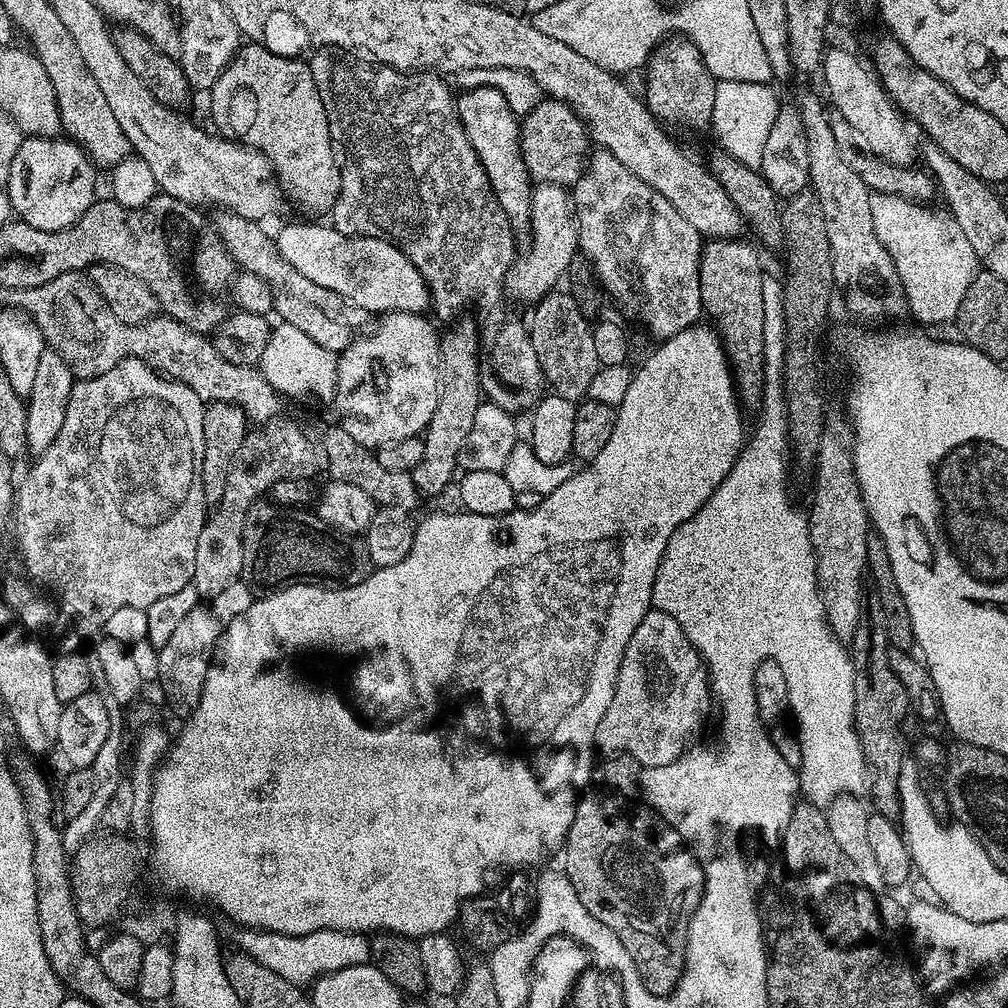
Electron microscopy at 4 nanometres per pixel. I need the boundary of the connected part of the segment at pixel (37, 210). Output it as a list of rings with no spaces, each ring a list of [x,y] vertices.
[[[24,138],[11,153],[6,197],[11,211],[23,223],[47,232],[68,228],[94,203],[92,171],[94,165],[79,144],[68,138]]]

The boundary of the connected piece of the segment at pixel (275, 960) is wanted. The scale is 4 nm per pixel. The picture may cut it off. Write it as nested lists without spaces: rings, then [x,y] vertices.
[[[240,930],[235,947],[244,955],[254,958],[259,964],[272,968],[274,974],[286,978],[292,984],[303,985],[303,980],[312,982],[327,972],[340,971],[346,967],[369,963],[369,943],[358,932],[342,930],[318,930],[305,936],[283,936],[263,930]]]

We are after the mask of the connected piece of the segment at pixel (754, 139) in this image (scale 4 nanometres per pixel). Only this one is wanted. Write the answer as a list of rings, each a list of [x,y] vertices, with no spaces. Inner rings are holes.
[[[721,80],[716,85],[714,94],[713,118],[711,124],[718,124],[714,134],[722,134],[722,142],[726,142],[725,152],[734,150],[734,154],[748,158],[750,166],[754,166],[754,158],[763,158],[763,148],[766,146],[767,135],[774,126],[776,113],[781,109],[781,101],[776,101],[776,96],[771,92],[768,84],[751,84],[742,81]]]

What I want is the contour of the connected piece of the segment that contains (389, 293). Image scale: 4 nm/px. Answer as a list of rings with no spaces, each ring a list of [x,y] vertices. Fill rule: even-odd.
[[[288,224],[280,233],[275,233],[274,243],[278,254],[282,254],[298,274],[310,278],[310,282],[318,282],[318,286],[326,286],[326,290],[334,290],[334,294],[359,308],[361,313],[421,311],[420,298],[426,293],[423,276],[404,254],[385,258],[381,250],[383,241],[376,237],[347,236],[337,228],[323,228],[320,224]]]

